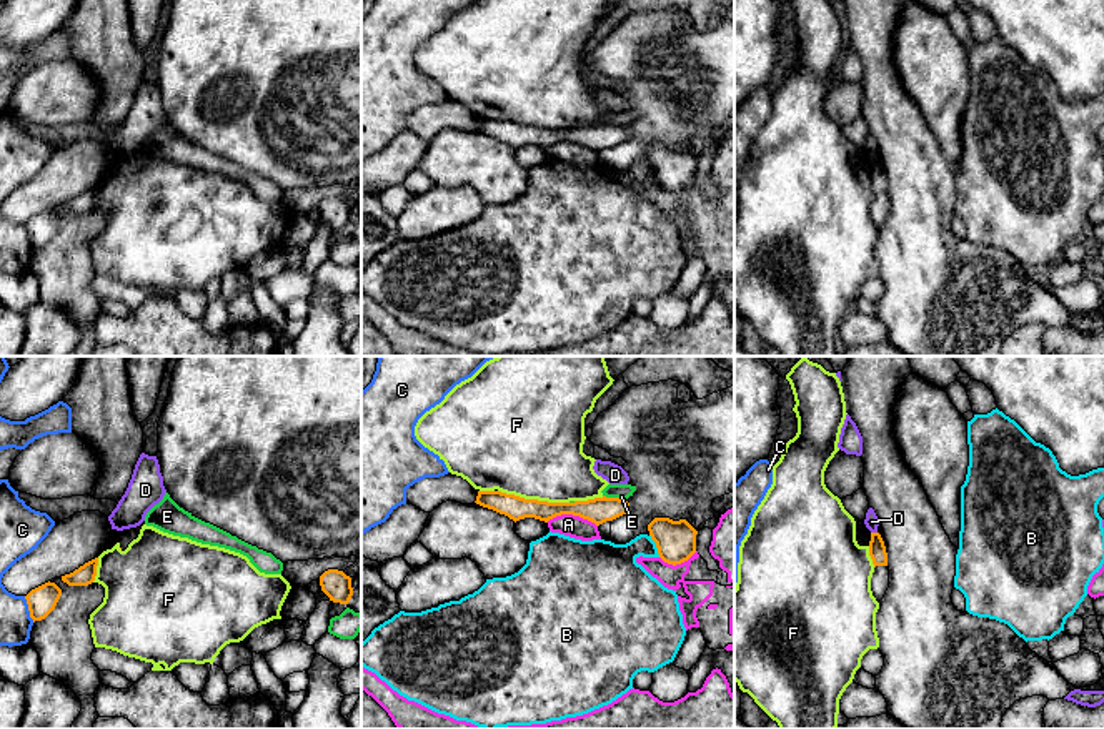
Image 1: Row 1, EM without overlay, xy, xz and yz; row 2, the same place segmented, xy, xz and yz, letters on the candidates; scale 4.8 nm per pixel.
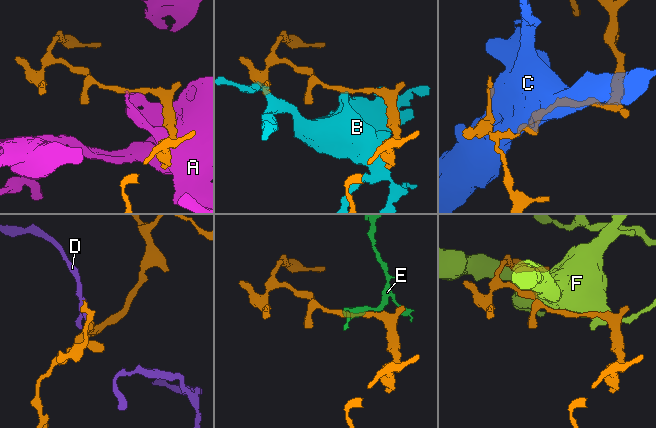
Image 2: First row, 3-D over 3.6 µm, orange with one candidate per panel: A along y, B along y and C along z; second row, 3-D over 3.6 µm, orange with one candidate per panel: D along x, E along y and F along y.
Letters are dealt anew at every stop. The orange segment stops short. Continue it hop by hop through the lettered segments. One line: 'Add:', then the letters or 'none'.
Add: none

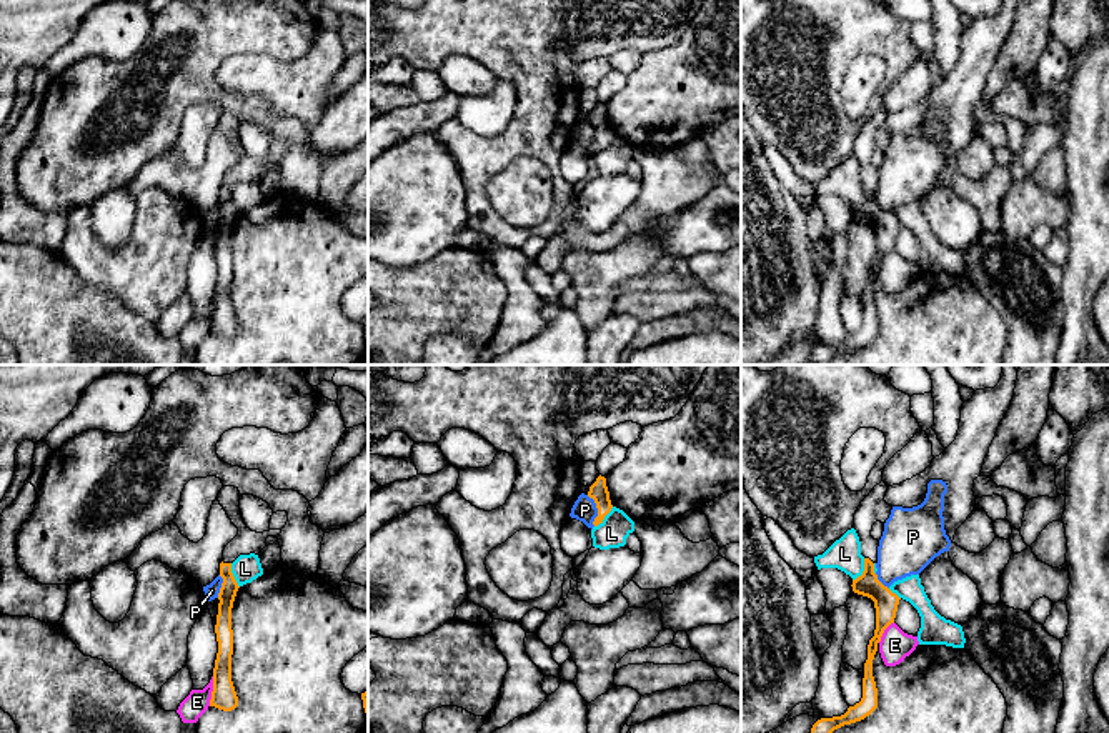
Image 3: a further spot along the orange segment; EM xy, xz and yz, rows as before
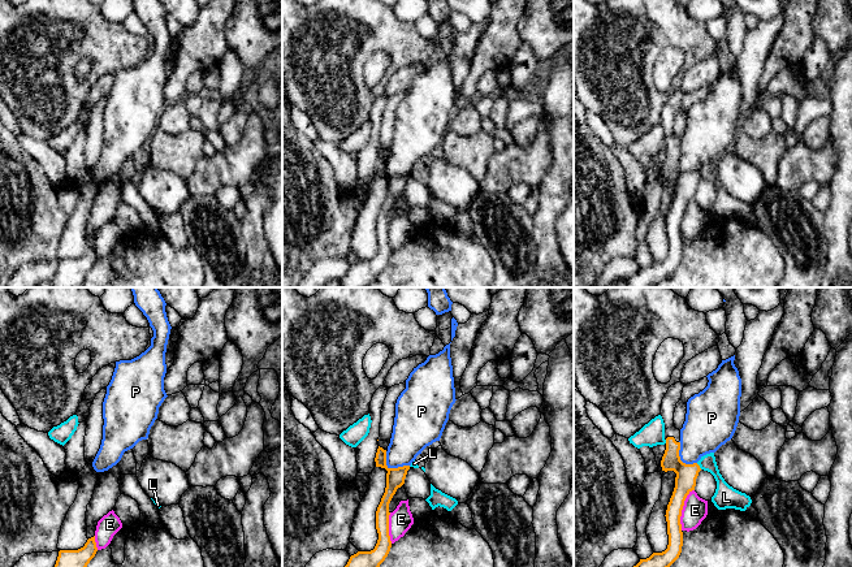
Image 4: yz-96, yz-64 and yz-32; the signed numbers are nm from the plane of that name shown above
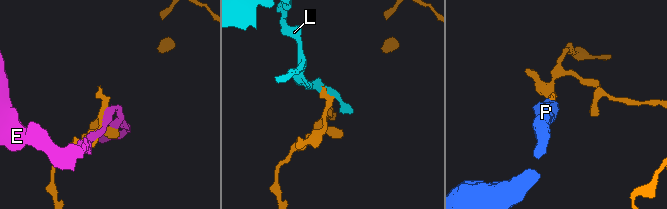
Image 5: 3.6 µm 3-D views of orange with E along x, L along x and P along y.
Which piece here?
Add: none

